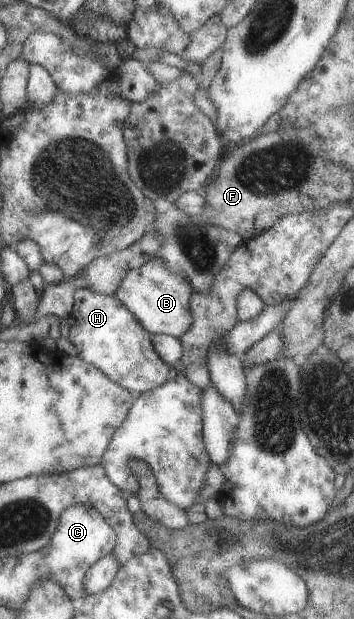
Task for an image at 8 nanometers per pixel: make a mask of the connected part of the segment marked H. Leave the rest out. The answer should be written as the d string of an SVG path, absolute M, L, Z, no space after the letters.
M77 288L72 308L63 318L69 325L66 339L73 345L75 356L133 395L148 392L171 377L170 368L153 349L152 334L137 323L115 294L101 295L89 288Z

